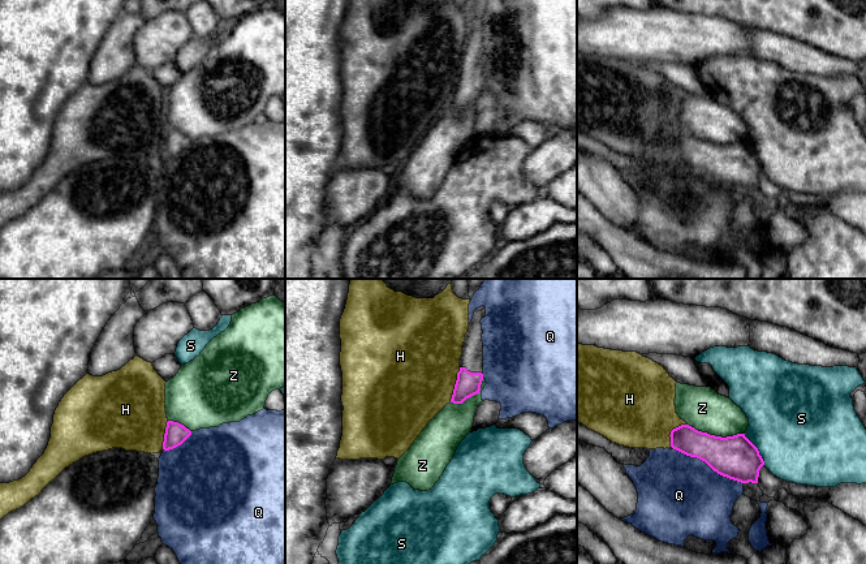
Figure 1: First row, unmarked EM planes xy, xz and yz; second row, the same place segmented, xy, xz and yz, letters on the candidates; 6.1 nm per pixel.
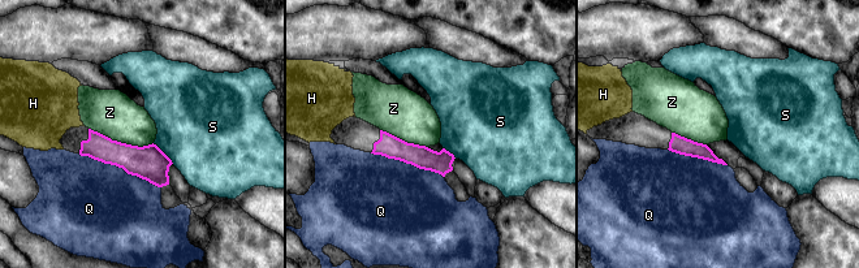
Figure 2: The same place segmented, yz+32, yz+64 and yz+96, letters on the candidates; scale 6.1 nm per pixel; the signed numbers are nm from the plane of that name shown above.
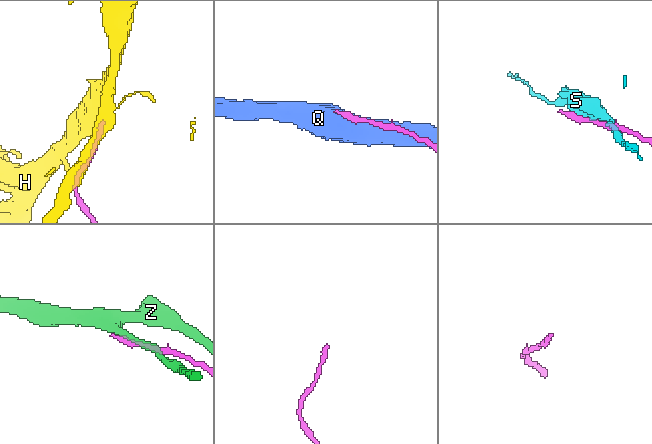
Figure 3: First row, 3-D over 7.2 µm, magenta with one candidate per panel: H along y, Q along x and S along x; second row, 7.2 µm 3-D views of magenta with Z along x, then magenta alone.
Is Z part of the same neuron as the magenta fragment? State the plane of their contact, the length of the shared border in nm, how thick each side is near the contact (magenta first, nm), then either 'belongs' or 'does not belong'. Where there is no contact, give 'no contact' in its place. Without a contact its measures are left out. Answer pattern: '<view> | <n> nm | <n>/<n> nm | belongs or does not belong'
yz | 360 nm | 280/260 nm | does not belong

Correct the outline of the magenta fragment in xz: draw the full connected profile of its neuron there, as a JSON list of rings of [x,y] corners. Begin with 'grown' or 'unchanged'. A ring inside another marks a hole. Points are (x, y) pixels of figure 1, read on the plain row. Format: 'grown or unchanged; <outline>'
grown; [[[486,16],[474,20],[462,53],[460,79],[451,111],[462,112],[466,107],[479,102],[483,89],[483,49],[481,29],[486,25]]]

